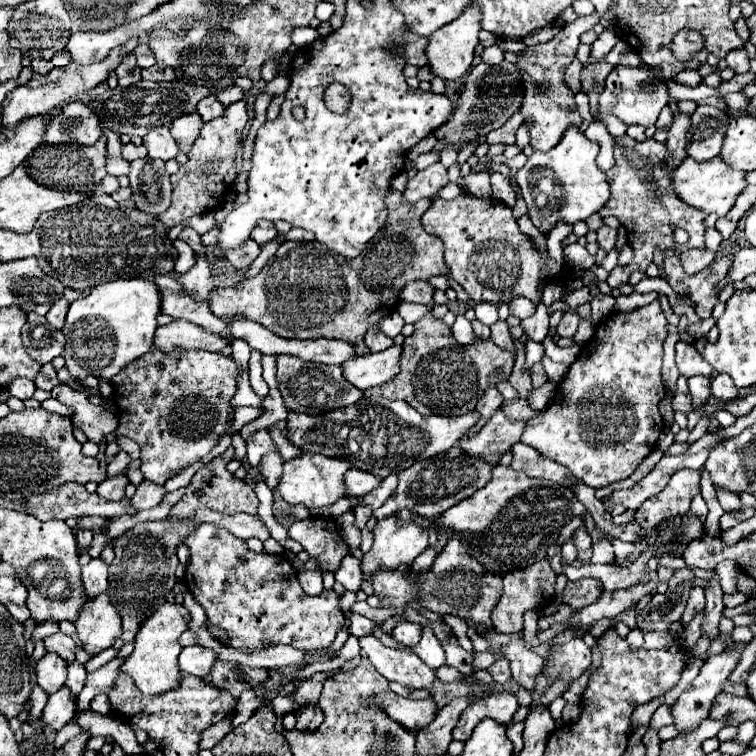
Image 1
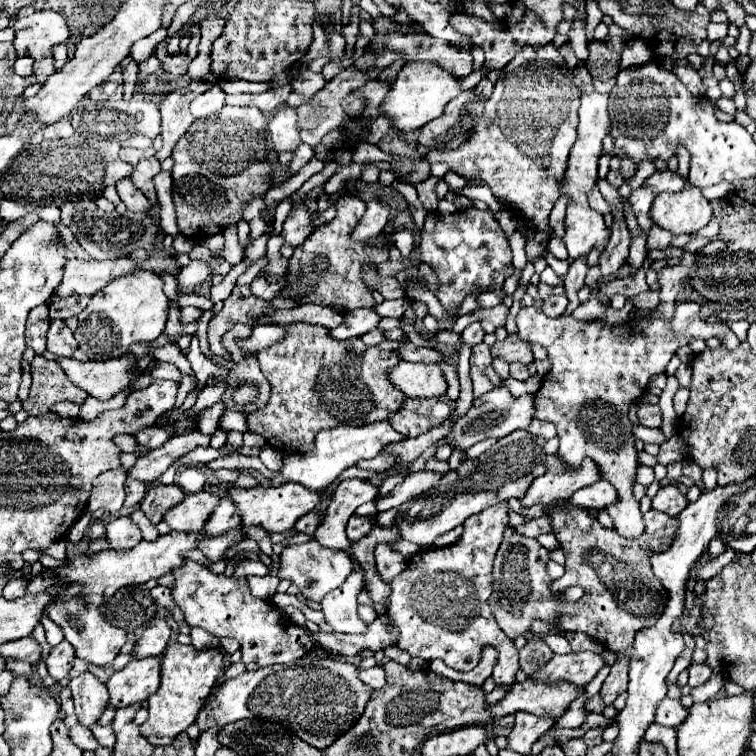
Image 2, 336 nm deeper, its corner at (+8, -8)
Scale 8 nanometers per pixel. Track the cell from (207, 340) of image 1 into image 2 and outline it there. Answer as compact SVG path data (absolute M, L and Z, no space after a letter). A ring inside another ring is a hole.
M132 354L104 362L78 362L74 358L60 358L58 364L68 374L72 384L98 400L110 400L114 394L128 388L134 378L142 376L142 370L138 370L138 360Z

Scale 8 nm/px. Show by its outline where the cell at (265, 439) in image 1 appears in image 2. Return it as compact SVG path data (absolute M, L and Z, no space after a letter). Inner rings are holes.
M188 306L180 310L180 320L183 324L189 324L200 318L202 314L202 310L193 306Z

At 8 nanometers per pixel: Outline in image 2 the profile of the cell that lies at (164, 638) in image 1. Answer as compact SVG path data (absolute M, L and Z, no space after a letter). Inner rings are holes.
M178 642L168 644L162 652L160 662L160 688L156 694L148 698L148 720L140 726L142 736L154 746L168 746L180 732L184 732L190 724L194 724L198 710L210 696L216 680L220 678L224 668L224 656L220 650L196 650L192 644L182 646Z

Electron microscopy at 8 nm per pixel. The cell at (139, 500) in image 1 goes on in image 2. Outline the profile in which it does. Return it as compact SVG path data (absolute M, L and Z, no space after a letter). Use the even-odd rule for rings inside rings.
M196 492L196 494L186 494L182 502L172 506L164 514L164 522L172 530L182 530L182 532L200 532L210 518L210 512L218 504L218 496L210 492Z

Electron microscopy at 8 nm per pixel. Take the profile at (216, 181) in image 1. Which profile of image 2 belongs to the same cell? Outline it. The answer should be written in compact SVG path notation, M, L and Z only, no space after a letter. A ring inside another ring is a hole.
M224 106L216 116L194 120L188 132L176 142L172 158L172 198L176 206L178 228L184 236L210 236L222 232L226 226L236 224L242 218L242 204L270 188L270 164L266 162L266 118L258 108Z

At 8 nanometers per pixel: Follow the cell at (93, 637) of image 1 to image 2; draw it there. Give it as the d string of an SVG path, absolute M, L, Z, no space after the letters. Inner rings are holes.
M84 672L78 678L72 678L68 688L72 690L76 716L80 724L92 728L106 708L108 700L106 686L92 672Z

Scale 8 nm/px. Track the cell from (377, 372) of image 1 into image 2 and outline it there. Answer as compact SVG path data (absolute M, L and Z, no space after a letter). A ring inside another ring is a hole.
M398 362L390 370L390 382L402 394L412 398L430 398L446 392L446 378L438 364Z

